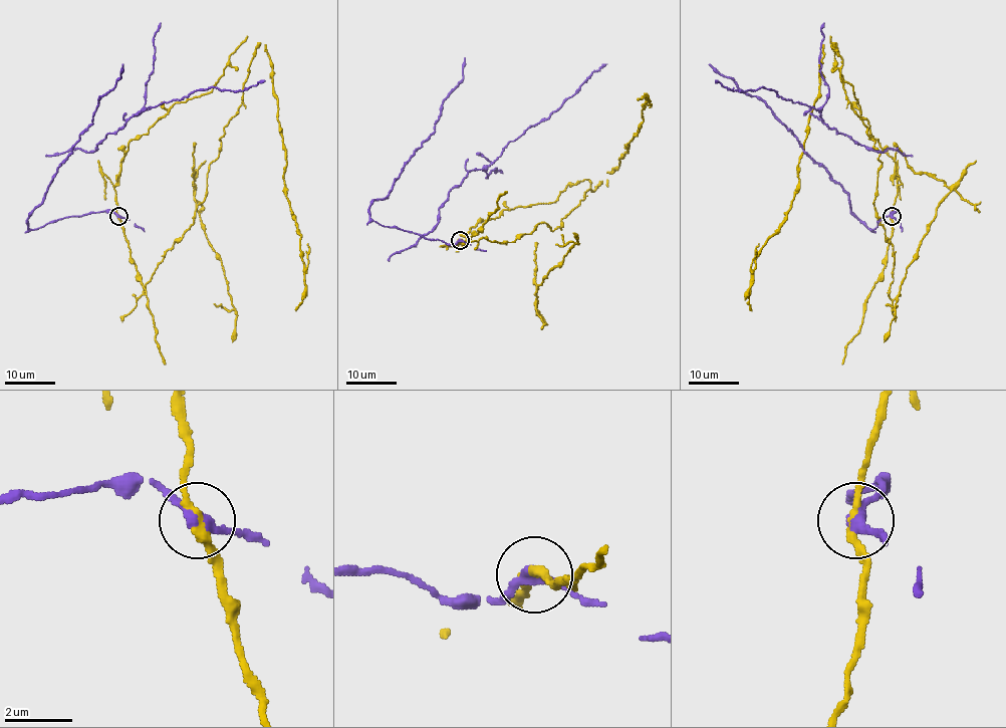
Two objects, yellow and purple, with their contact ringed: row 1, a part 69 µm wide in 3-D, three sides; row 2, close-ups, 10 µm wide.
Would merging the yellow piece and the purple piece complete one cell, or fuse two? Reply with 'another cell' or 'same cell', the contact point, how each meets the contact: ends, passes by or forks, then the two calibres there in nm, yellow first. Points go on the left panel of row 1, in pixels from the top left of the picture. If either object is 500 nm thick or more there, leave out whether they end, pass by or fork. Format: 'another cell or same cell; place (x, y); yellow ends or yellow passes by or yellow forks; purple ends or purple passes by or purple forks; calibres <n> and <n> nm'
another cell; place (118, 216); yellow passes by; purple passes by; calibres 240 and 300 nm

